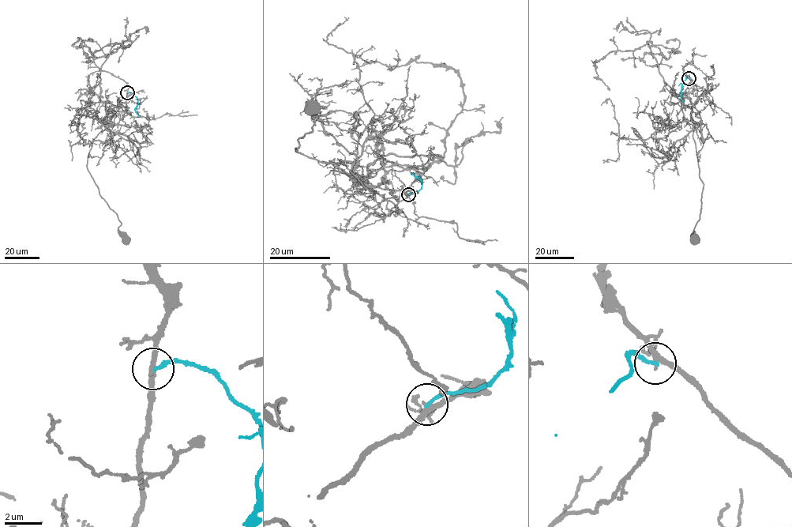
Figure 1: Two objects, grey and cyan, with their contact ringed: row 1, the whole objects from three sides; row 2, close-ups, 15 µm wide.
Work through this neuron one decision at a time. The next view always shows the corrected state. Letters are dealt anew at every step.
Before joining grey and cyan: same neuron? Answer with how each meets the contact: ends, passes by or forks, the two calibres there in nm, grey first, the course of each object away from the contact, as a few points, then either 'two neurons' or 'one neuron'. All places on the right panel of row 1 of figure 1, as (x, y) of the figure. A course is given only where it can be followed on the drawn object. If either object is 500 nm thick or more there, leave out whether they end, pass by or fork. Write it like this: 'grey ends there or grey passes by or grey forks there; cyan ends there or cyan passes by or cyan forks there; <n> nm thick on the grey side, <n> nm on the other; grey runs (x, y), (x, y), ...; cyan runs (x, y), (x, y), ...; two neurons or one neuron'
grey passes by; cyan ends there; 280 nm thick on the grey side, 190 nm on the other; grey runs (688, 77), (705, 94), (694, 102), (691, 114), (700, 177), (703, 186), (695, 239); cyan runs (688, 77), (685, 77), (682, 86), (682, 101); two neurons

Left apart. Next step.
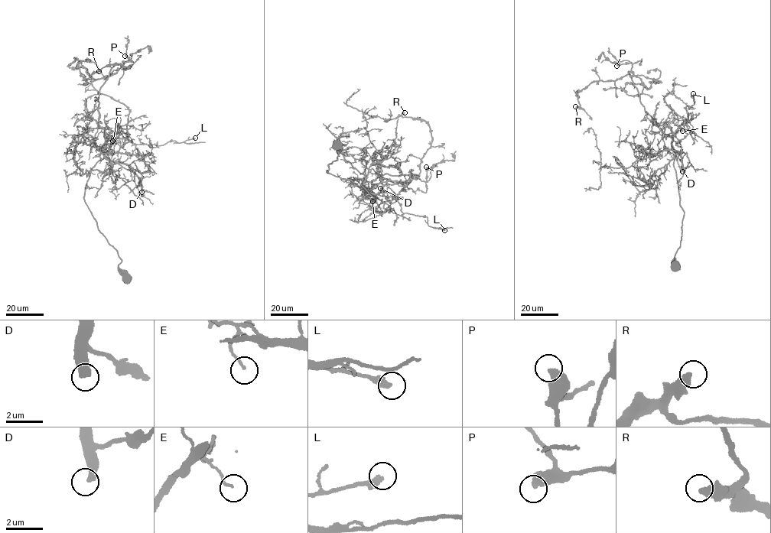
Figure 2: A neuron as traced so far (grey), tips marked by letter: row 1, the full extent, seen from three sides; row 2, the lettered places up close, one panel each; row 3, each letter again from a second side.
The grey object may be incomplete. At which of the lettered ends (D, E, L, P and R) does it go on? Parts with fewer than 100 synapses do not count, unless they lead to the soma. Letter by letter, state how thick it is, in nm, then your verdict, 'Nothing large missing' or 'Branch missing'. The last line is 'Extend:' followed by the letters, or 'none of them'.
D: Thickness 440 nm. Branch missing
E: Thickness 110 nm. Nothing large missing
L: Thickness 360 nm. Nothing large missing
P: Thickness 480 nm. Nothing large missing
R: Thickness 440 nm. Nothing large missing
Extend: D

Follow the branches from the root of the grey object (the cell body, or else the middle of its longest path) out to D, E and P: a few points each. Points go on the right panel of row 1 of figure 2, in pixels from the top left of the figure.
D: (675, 266), (674, 256), (680, 245), (684, 212), (679, 203), (673, 163), (680, 150), (682, 171)
E: (675, 266), (674, 256), (680, 245), (684, 212), (679, 203), (671, 142), (678, 128), (682, 131)
P: (675, 266), (684, 212), (673, 164), (671, 129), (660, 125), (645, 112), (628, 73), (632, 64), (616, 66)

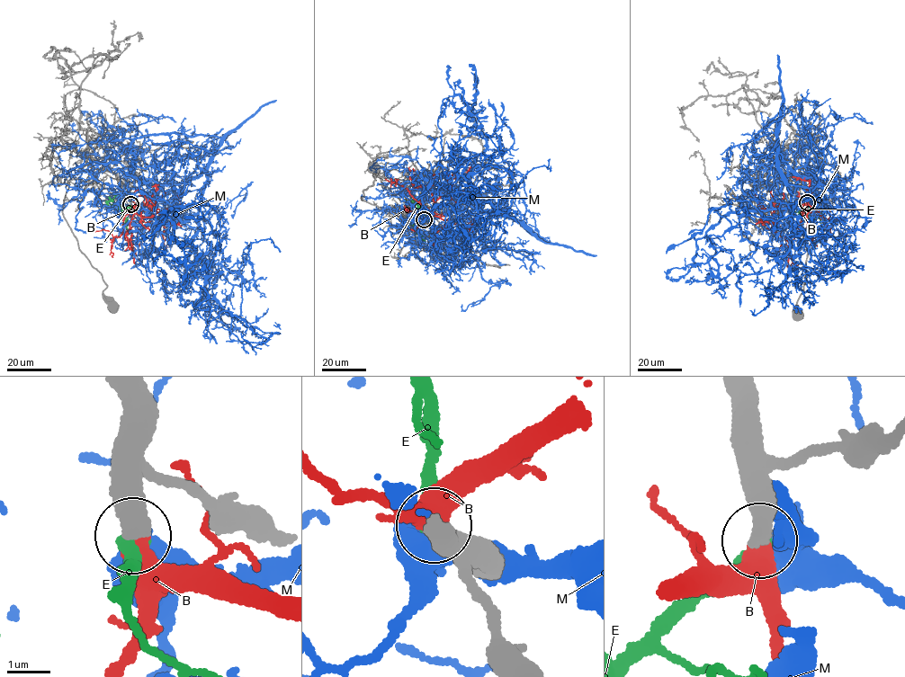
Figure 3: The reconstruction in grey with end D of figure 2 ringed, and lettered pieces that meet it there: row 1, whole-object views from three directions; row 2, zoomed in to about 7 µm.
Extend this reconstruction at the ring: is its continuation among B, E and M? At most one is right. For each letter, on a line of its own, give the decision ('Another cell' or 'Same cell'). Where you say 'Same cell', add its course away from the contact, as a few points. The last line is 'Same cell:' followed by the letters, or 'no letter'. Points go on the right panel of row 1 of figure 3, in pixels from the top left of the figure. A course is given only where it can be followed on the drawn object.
B: Same cell. Its course: (807, 202), (785, 208), (775, 217), (782, 235), (790, 244), (787, 267)
E: Another cell
M: Another cell
Same cell: B

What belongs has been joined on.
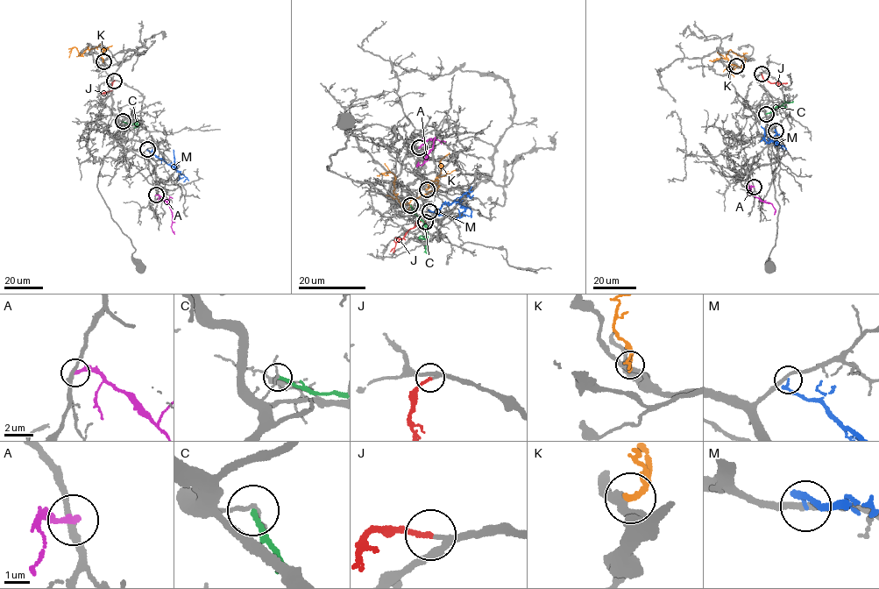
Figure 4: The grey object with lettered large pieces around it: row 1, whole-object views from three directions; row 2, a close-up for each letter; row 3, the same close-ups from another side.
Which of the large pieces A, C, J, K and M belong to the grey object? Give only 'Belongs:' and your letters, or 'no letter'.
Belongs: J

